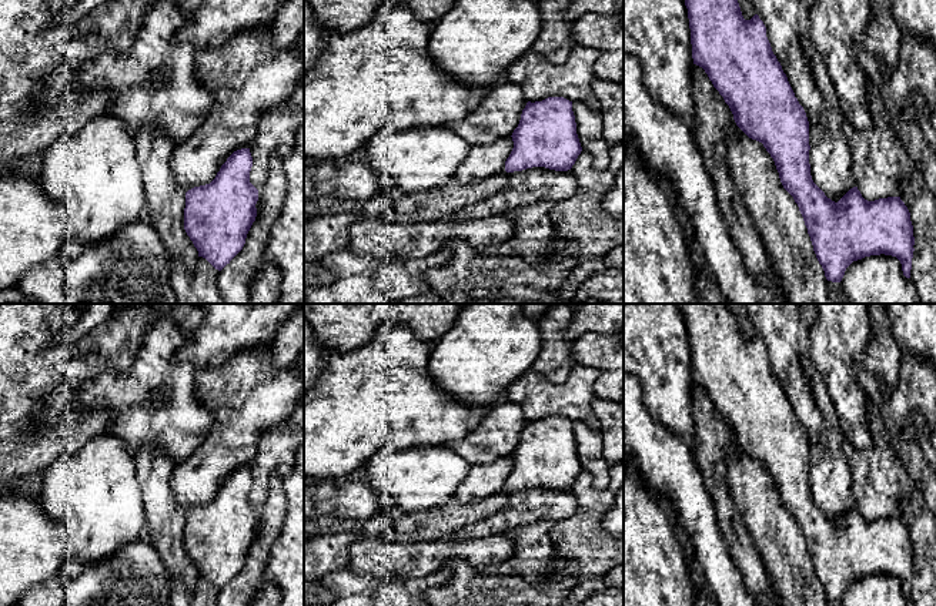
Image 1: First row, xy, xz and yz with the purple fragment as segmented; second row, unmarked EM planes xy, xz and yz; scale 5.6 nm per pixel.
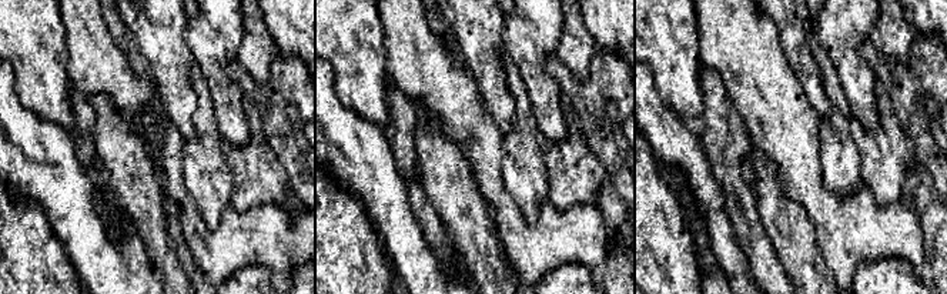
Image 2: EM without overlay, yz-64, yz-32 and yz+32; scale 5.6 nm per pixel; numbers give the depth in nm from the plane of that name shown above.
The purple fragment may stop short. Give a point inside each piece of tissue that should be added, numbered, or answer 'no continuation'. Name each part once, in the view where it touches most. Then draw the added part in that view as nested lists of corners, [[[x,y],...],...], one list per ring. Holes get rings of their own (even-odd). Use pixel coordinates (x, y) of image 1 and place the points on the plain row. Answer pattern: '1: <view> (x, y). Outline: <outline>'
no continuation

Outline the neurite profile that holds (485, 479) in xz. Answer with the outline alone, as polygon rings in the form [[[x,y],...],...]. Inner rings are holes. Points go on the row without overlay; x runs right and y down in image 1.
[[[499,456],[489,463],[474,465],[458,486],[454,498],[475,503],[505,491],[505,481],[514,468],[512,456]]]

